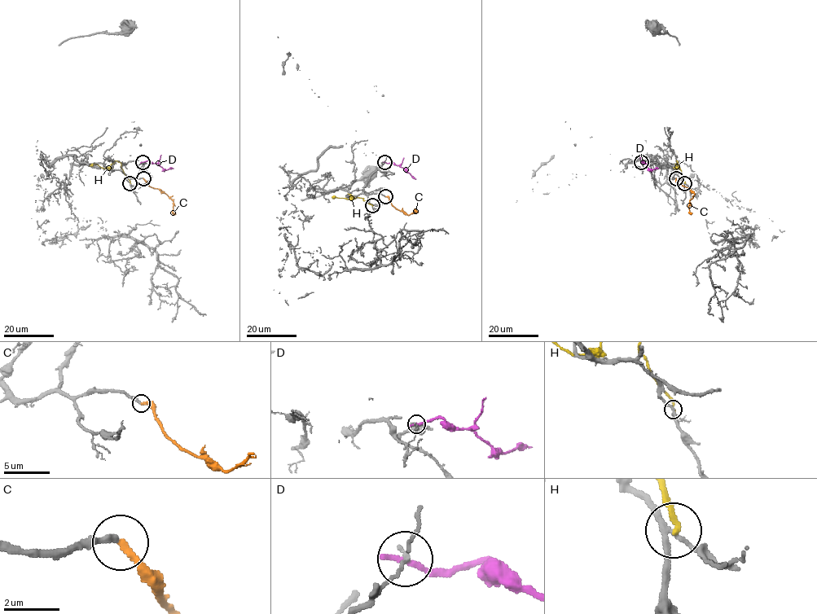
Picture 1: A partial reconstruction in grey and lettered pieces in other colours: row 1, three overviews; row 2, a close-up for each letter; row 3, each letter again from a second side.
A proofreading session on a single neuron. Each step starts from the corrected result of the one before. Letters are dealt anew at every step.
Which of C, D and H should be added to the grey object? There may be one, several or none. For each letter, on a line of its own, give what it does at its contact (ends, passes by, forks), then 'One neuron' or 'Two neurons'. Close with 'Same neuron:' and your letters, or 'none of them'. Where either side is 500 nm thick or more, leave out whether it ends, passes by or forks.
C: It ends there. One neuron
D: It ends there. Two neurons
H: It ends there. Two neurons
Same neuron: C

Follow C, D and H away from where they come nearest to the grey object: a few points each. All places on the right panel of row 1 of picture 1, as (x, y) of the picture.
C: (676, 178), (694, 193), (689, 200), (691, 214)
D: (641, 162), (649, 168), (658, 168)
H: (684, 183), (676, 160), (678, 168), (677, 164), (676, 166)

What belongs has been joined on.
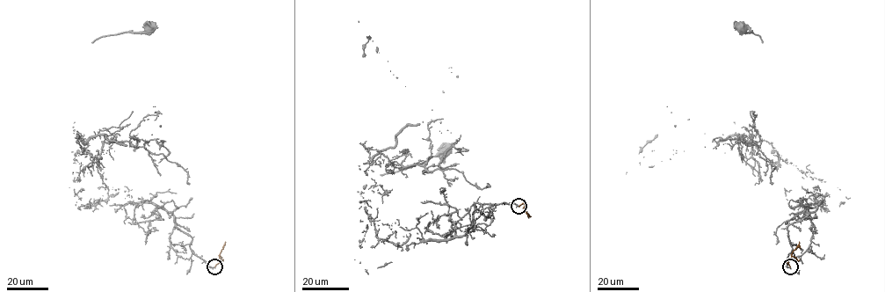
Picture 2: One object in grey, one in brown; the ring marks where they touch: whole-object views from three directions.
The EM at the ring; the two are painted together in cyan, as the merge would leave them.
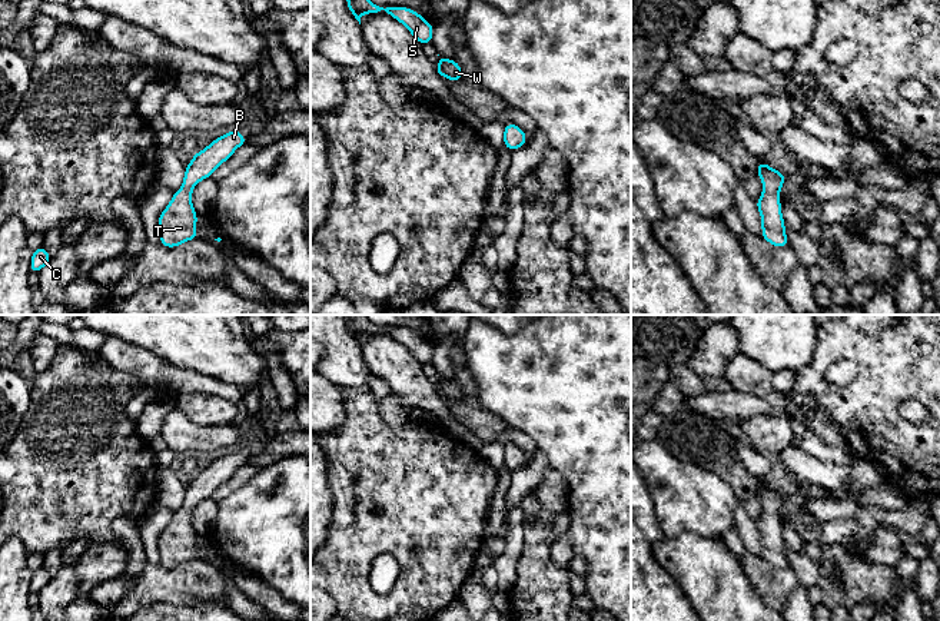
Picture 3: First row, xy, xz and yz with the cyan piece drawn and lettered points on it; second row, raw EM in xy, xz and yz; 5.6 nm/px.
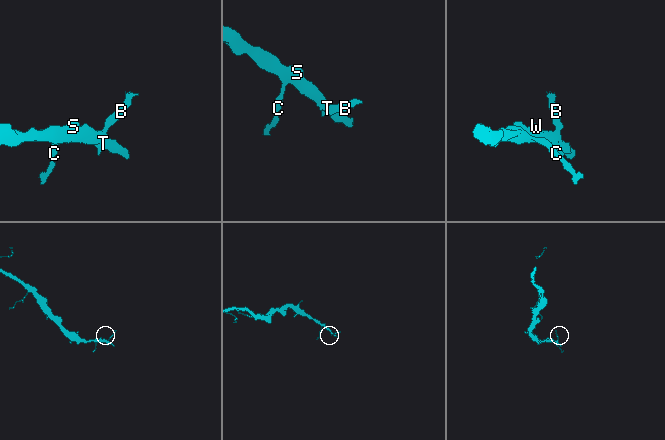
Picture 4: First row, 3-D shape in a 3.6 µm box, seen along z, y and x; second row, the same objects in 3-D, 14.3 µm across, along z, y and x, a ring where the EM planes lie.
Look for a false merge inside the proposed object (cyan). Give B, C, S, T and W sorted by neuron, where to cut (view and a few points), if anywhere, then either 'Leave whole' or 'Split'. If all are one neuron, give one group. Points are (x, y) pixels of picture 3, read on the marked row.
Groups: B C S T W. No split. Leave whole

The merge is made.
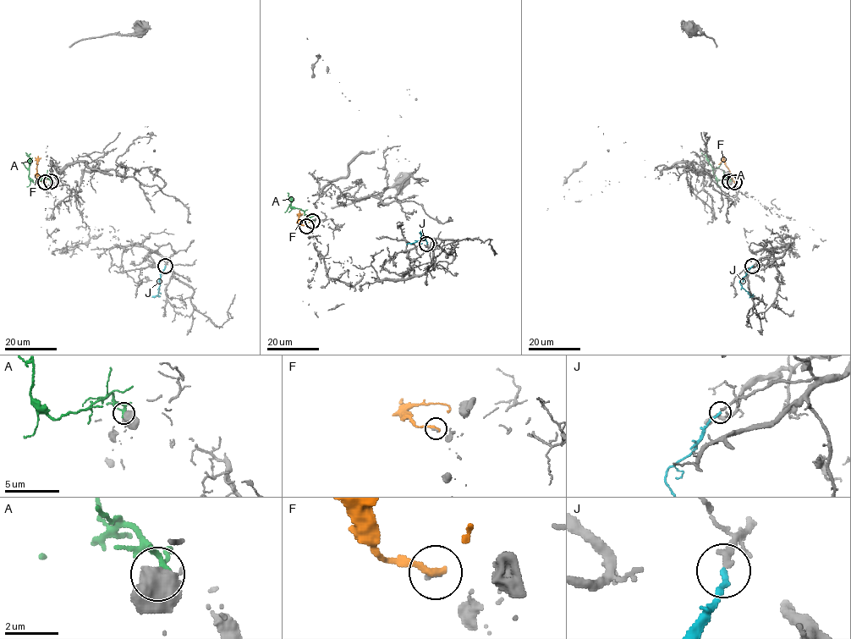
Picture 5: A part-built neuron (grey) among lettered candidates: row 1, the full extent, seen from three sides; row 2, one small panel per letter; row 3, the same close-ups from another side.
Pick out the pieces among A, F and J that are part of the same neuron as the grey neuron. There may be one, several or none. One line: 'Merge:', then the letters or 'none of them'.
Merge: J

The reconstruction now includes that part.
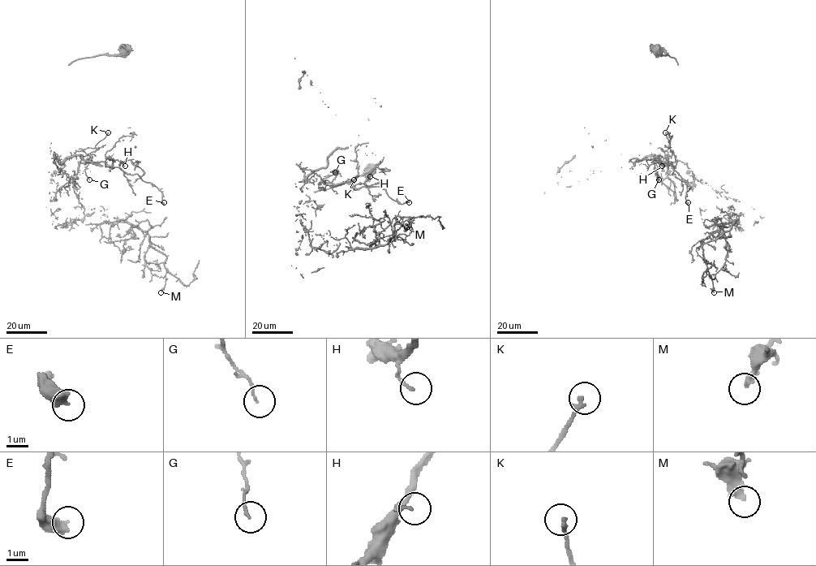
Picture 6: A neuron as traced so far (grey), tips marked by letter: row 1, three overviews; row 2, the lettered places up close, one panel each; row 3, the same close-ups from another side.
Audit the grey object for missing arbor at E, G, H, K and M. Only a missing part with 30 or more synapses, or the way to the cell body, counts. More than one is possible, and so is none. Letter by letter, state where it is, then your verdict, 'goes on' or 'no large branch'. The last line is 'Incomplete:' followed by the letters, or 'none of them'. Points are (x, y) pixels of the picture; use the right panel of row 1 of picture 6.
E: (688, 202) | no large branch
G: (659, 179) | no large branch
H: (662, 166) | no large branch
K: (665, 132) | no large branch
M: (714, 292) | no large branch
Incomplete: none of them

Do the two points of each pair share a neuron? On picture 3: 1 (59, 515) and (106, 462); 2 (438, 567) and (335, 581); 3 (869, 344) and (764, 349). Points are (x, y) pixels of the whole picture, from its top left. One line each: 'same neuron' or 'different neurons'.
1: same neuron
2: same neuron
3: different neurons

